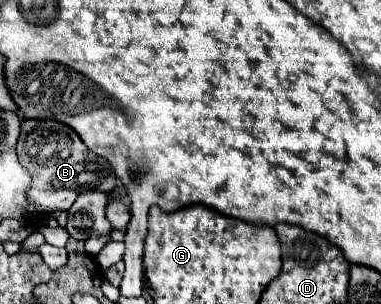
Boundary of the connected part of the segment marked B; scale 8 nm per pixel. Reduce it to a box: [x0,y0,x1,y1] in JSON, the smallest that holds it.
[17,119,117,213]

